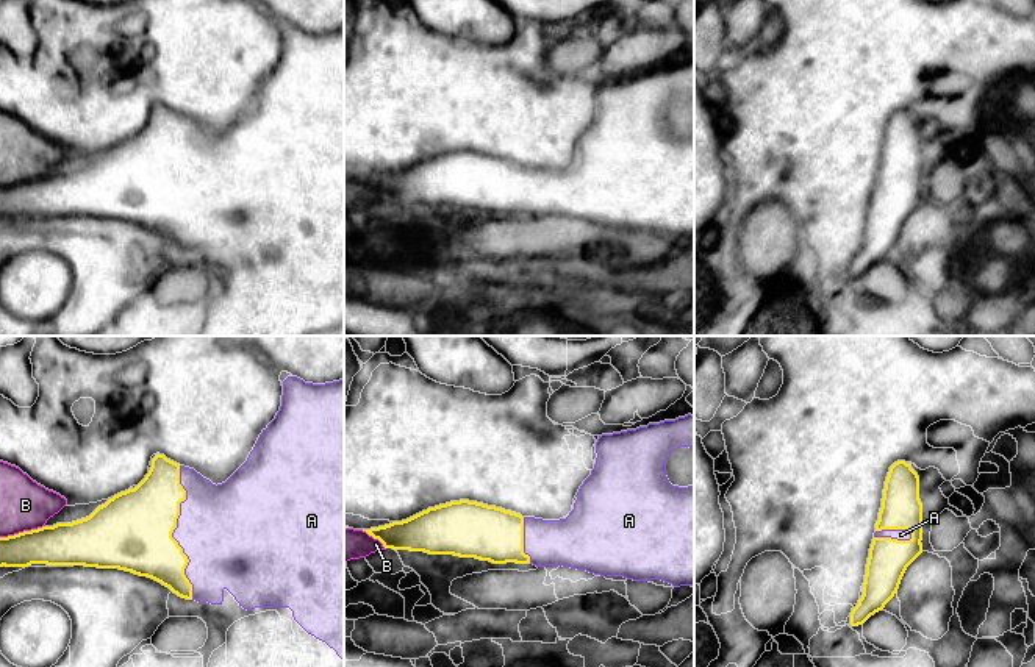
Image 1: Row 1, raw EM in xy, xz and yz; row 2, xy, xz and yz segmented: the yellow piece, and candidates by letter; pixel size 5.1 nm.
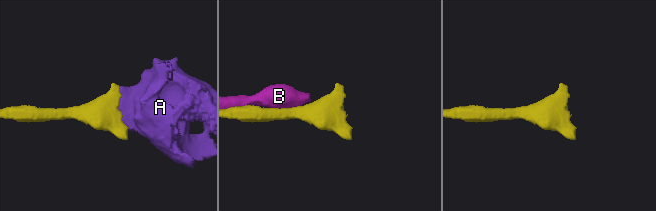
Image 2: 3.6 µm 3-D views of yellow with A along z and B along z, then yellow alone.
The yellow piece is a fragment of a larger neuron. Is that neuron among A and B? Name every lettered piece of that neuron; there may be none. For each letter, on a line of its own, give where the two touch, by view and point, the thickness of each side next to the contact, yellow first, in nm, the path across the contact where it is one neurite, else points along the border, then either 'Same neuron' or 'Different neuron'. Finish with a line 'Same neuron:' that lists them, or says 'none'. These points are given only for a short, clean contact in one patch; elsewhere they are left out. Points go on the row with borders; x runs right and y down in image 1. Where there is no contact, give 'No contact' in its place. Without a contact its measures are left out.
A: Touches yellow at xy (172, 531). Thickness 400 nm (yellow) against 460 nm. Same neuron
B: Touches yellow at xy (24, 531). Thickness 220 nm (yellow) against 260 nm. Different neuron
Same neuron: A

